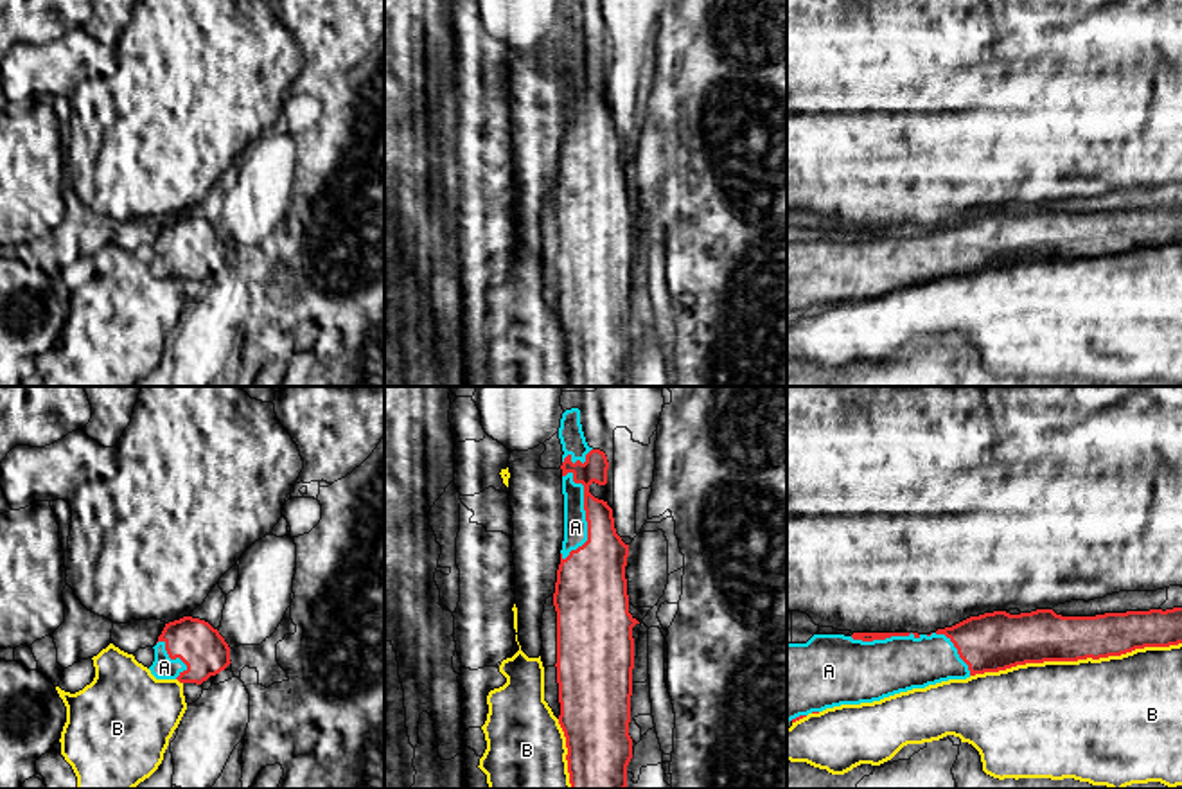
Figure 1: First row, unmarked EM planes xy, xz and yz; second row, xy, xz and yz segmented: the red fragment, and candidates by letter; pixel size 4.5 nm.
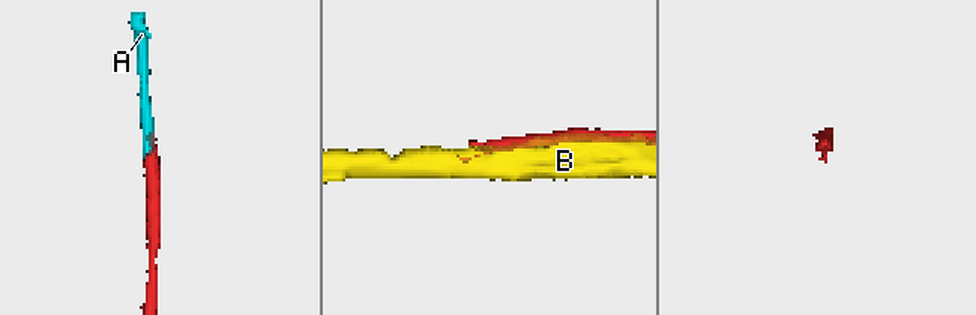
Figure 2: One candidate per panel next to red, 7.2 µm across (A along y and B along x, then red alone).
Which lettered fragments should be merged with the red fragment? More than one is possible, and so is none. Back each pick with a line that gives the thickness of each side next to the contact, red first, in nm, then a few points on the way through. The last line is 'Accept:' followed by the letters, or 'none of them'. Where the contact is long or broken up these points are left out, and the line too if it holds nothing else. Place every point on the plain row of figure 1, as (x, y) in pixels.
A: 260 nm thick on the red side, 110 nm on the other
Accept: A

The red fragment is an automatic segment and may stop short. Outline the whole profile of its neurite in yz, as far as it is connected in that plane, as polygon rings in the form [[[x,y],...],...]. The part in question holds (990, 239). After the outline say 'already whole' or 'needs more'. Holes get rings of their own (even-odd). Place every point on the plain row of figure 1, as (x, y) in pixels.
[[[1182,205],[1096,214],[1062,214],[1053,207],[1020,212],[993,208],[931,232],[814,232],[807,241],[787,241],[787,318],[796,320],[826,306],[873,300],[913,286],[1026,261],[1099,257],[1178,241],[1182,241]]]; needs more

